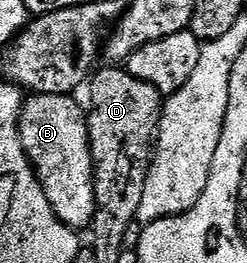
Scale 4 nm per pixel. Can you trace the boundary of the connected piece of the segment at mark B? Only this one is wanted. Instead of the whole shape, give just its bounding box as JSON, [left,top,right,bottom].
[18,95,98,230]

